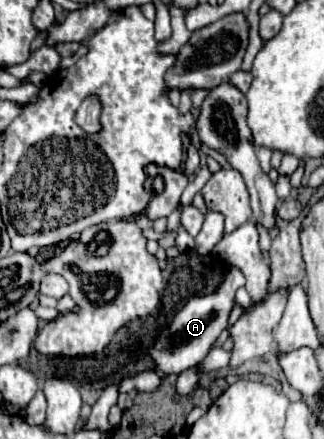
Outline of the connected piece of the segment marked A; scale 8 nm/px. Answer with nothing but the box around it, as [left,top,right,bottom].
[151,266,246,375]

